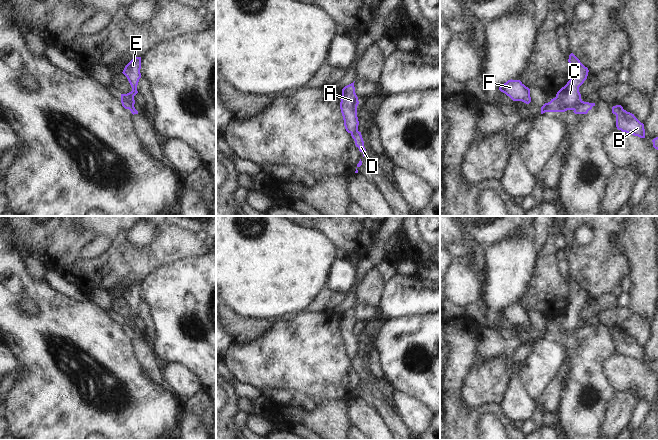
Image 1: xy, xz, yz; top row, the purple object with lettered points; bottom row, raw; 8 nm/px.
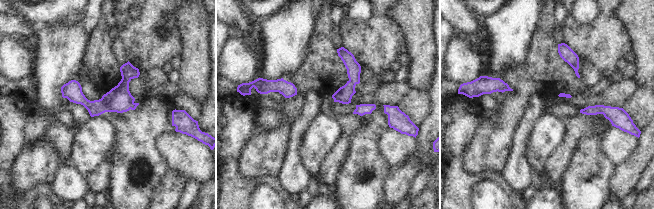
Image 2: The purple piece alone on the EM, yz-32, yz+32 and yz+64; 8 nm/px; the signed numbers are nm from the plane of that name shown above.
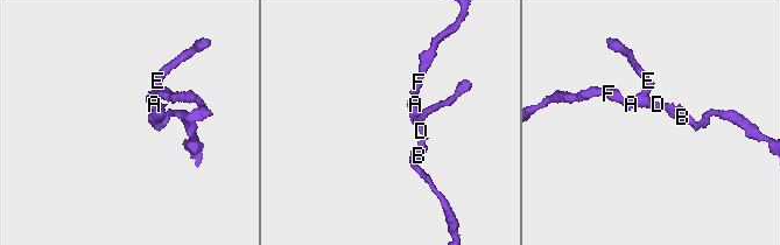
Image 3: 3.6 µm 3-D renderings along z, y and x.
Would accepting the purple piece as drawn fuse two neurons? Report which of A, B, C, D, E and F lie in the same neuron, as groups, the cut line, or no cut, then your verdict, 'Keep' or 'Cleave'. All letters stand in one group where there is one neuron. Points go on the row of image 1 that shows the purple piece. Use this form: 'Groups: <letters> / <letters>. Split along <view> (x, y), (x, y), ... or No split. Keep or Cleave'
Groups: A B C D E F. No split. Keep.

